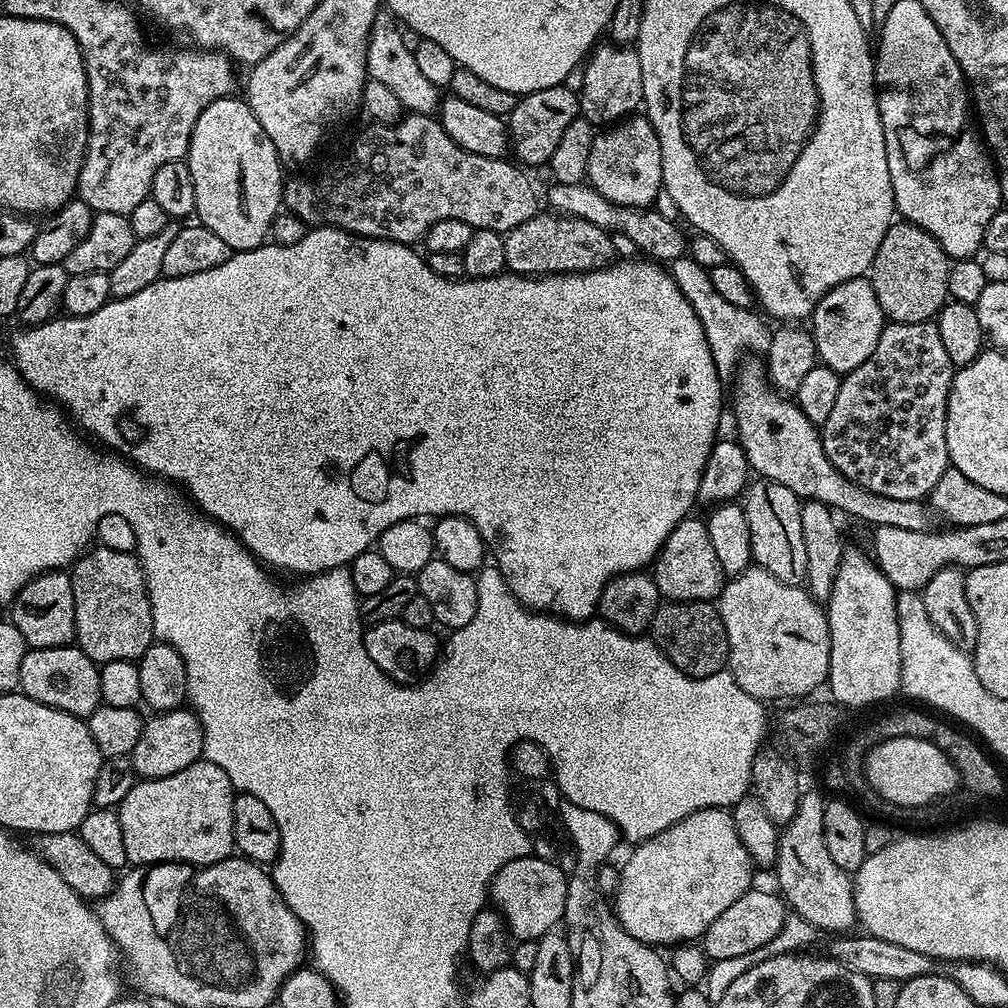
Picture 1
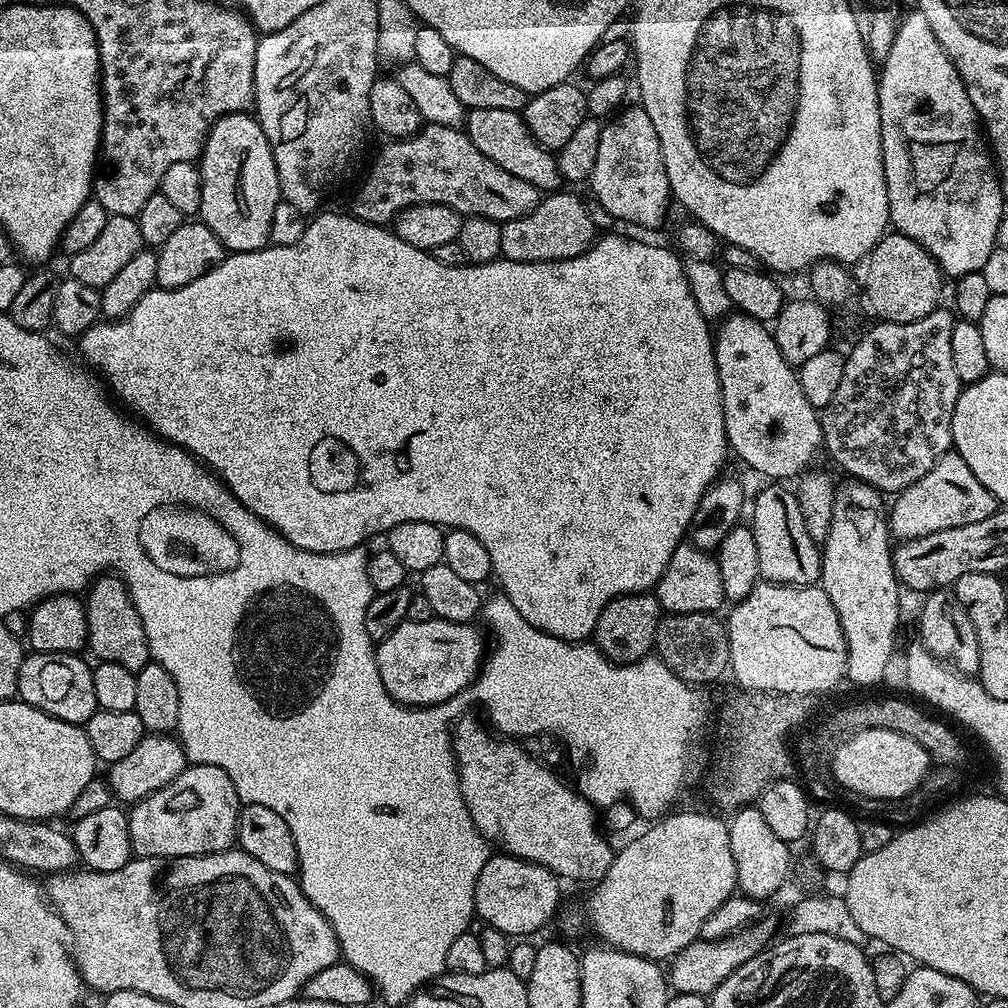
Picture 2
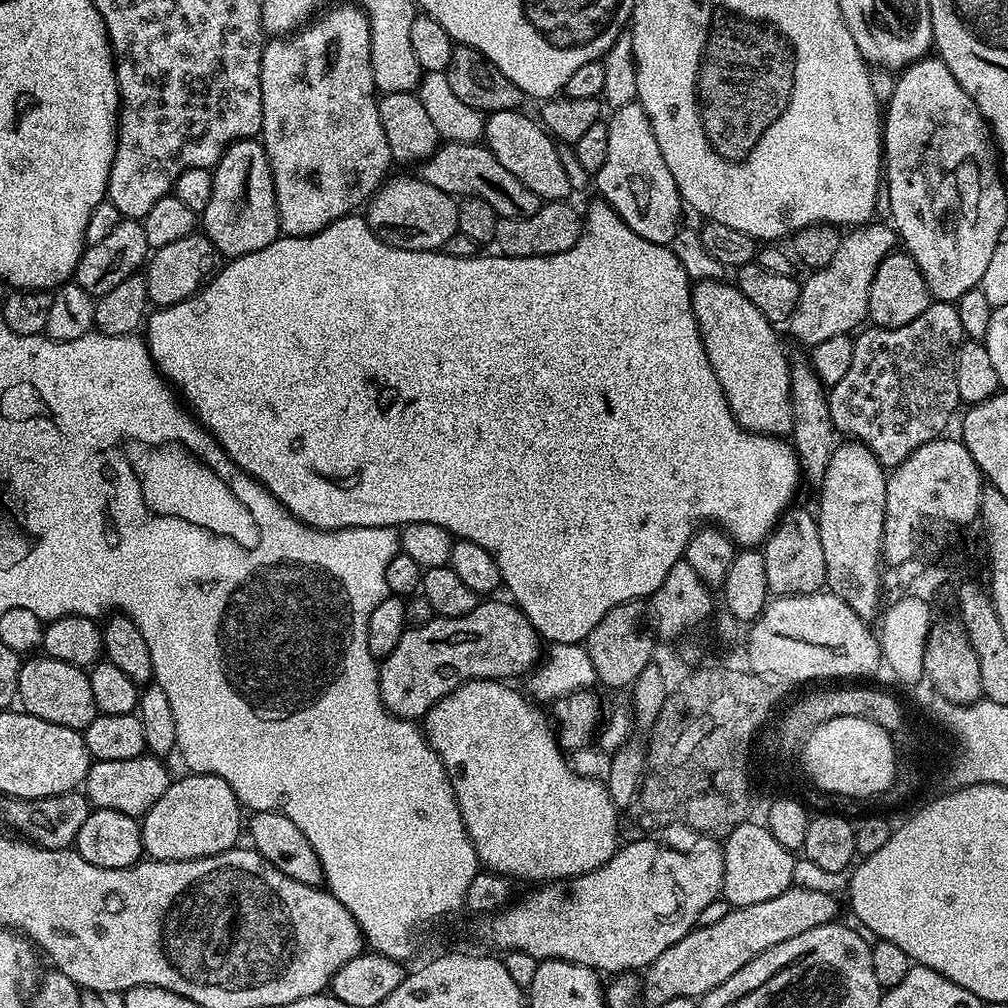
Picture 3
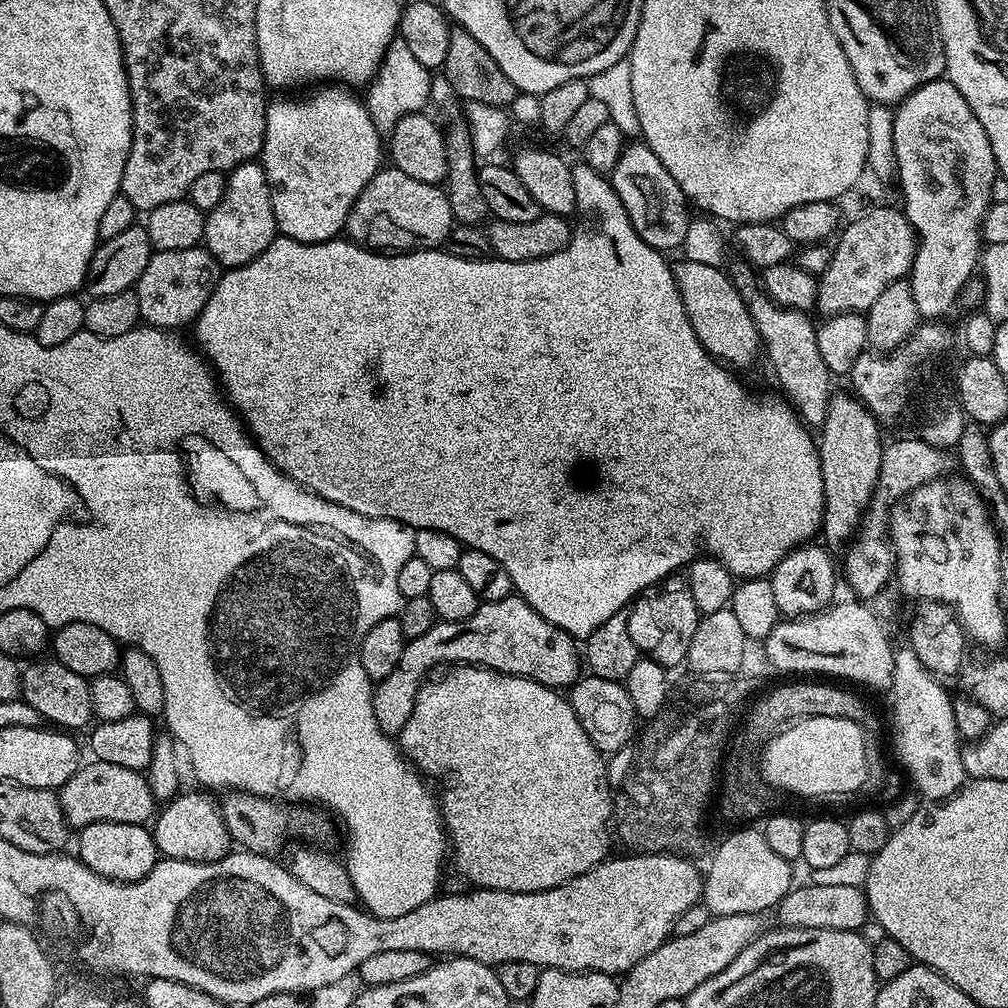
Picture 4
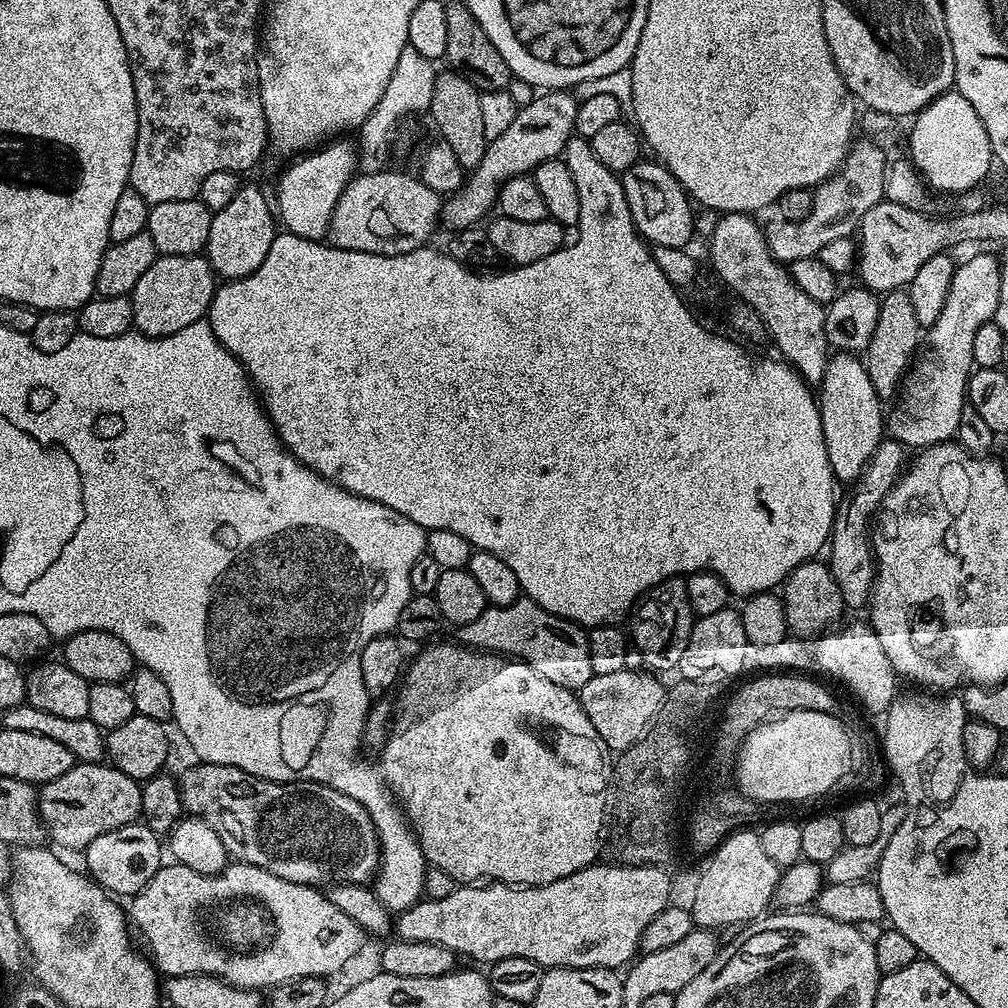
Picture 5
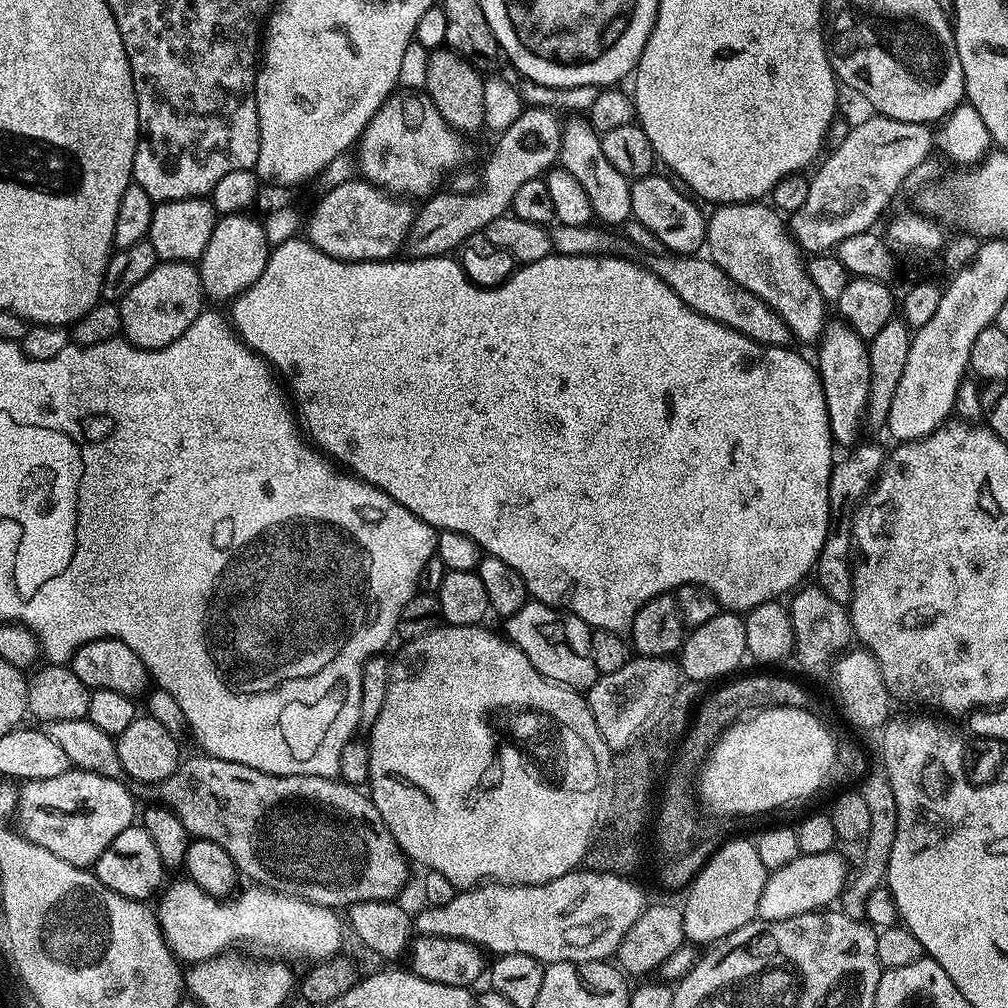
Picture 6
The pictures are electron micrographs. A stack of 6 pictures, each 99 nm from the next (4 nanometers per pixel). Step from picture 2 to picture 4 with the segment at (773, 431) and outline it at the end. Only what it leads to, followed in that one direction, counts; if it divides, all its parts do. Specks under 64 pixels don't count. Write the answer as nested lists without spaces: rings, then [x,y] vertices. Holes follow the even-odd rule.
[[[685,258],[678,260],[672,264],[674,282],[678,286],[678,294],[682,294],[682,306],[686,306],[690,326],[694,326],[694,334],[698,334],[704,349],[736,370],[754,363],[756,355],[761,355],[762,352],[760,335],[754,326],[754,318],[750,318],[746,302],[732,282],[731,275],[720,266]]]

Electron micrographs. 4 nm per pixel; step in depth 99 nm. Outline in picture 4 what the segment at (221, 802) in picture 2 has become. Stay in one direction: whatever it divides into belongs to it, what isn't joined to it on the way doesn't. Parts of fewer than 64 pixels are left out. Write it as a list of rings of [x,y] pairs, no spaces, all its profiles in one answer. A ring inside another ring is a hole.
[[[184,790],[161,808],[164,809],[161,812],[159,809],[150,828],[152,836],[156,839],[156,851],[161,857],[209,864],[228,855],[230,837],[224,816],[220,813],[220,805],[215,799],[212,801],[204,792]]]

